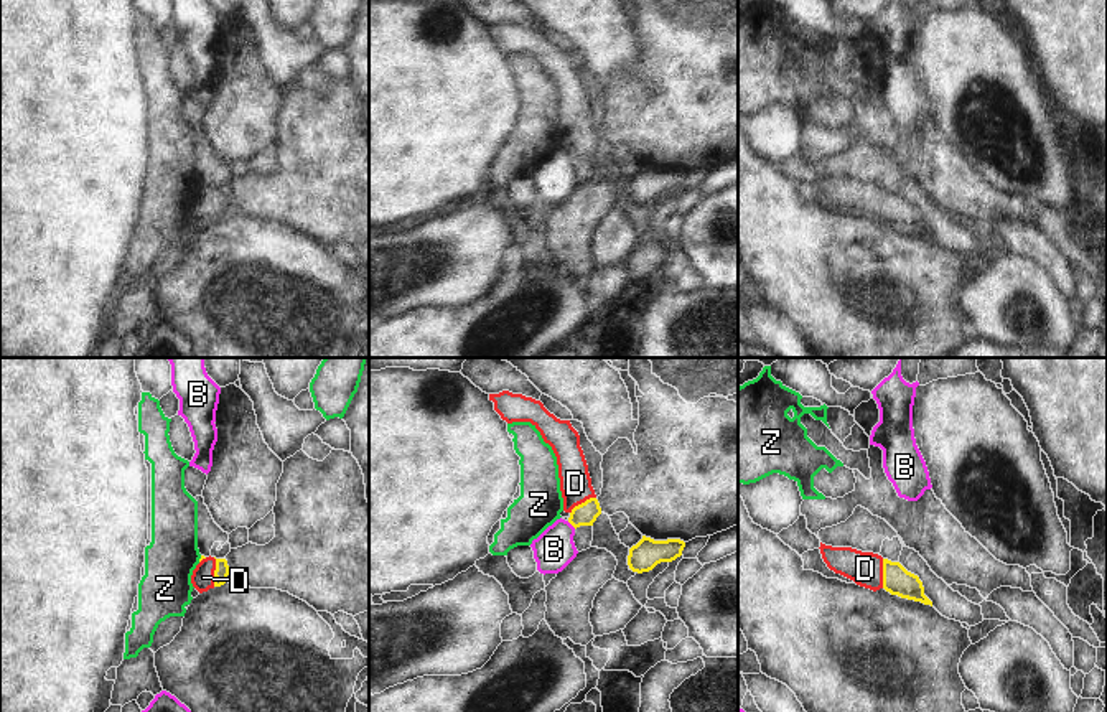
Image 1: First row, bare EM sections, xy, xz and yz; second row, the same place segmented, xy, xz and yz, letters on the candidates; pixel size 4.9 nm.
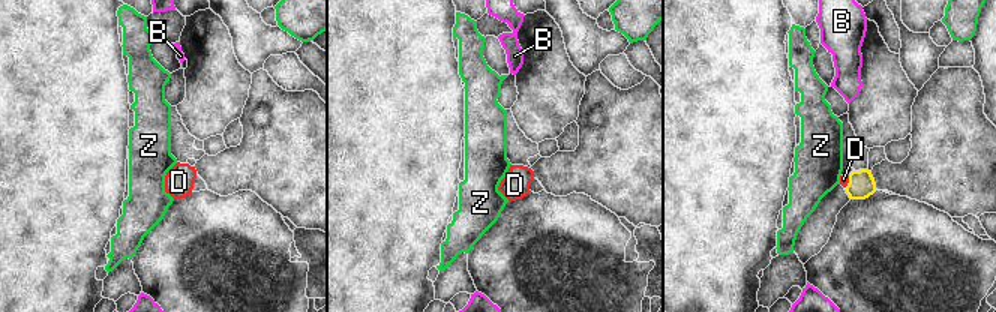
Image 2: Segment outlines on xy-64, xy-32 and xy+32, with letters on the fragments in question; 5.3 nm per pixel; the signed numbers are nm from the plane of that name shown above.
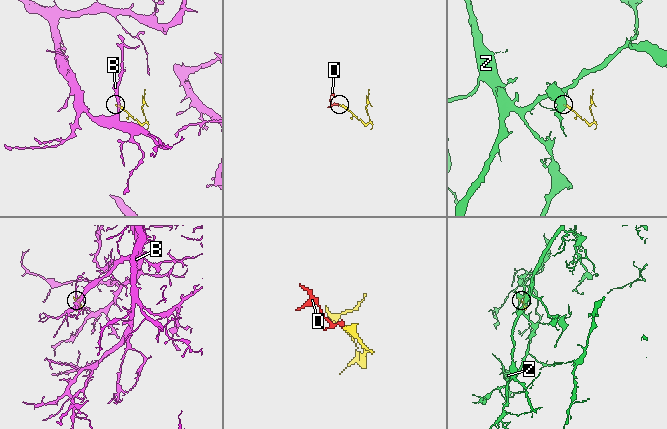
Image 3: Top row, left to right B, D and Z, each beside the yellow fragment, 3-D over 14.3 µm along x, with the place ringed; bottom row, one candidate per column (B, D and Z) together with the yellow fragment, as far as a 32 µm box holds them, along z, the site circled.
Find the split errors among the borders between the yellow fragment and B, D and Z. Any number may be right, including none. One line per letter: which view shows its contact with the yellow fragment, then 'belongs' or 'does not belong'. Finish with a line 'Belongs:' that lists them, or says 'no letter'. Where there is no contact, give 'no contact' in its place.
B: contact in xz; does not belong
D: contact in xy; belongs
Z: contact in xy; does not belong
Belongs: D

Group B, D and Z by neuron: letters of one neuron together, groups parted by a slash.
B / D / Z

